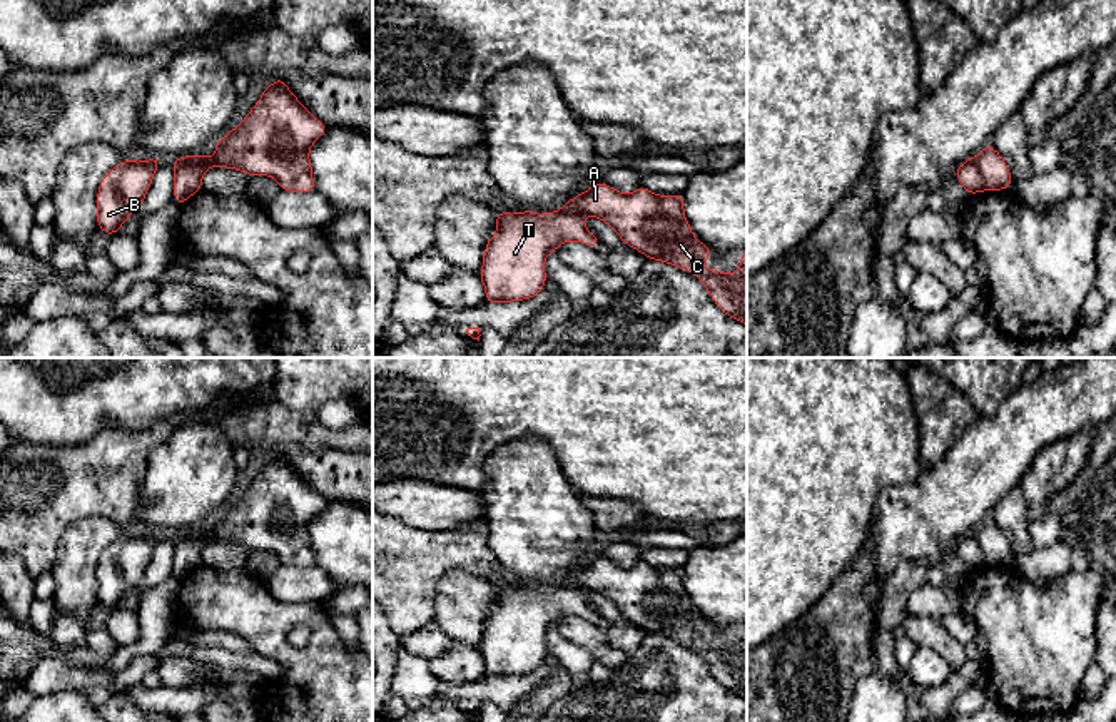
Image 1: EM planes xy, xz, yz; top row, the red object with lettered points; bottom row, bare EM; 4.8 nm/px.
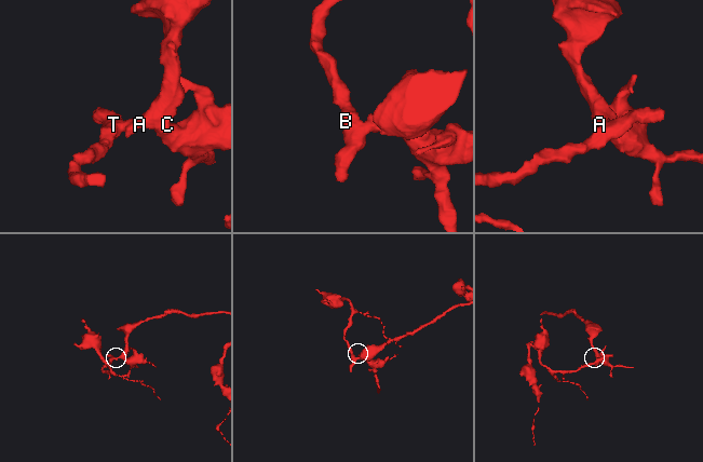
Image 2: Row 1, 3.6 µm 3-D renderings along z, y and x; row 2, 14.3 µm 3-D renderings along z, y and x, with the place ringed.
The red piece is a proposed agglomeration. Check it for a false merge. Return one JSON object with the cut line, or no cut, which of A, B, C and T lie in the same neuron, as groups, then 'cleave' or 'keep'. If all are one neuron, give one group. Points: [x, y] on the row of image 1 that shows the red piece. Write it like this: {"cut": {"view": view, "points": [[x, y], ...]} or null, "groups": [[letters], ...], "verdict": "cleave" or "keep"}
{"cut": {"view": "yz", "points": [[974, 157], [986, 189]]}, "groups": [["A", "C"], ["B", "T"]], "verdict": "cleave"}

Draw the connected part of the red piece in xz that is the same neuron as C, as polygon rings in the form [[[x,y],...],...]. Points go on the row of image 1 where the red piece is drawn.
[[[595,182],[588,191],[571,197],[560,211],[601,219],[613,227],[621,242],[645,254],[648,259],[663,261],[697,276],[710,292],[712,301],[728,316],[747,326],[747,251],[740,254],[737,272],[703,269],[712,249],[700,242],[683,212],[685,196],[658,196],[643,186],[632,194],[623,194],[605,182]]]

